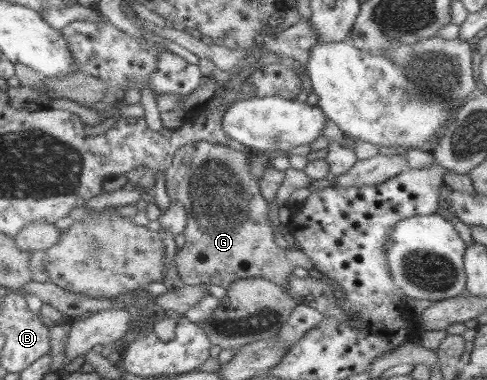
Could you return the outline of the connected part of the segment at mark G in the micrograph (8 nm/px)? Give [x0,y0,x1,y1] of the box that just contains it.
[163,140,312,289]

